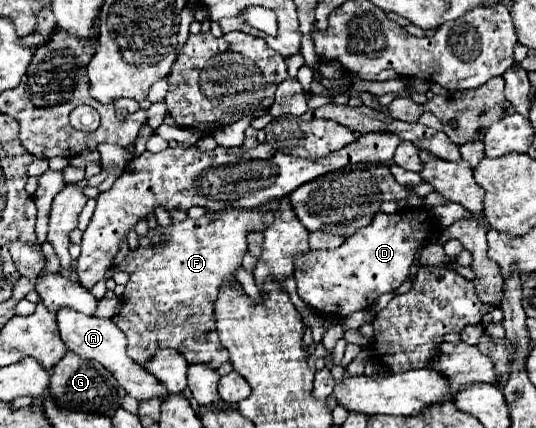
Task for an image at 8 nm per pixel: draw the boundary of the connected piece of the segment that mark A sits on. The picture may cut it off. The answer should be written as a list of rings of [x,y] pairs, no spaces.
[[[59,310],[57,326],[59,326],[59,332],[61,332],[61,340],[65,342],[65,346],[71,352],[81,356],[83,360],[97,360],[99,364],[103,364],[117,378],[117,382],[127,390],[127,394],[131,394],[133,398],[149,400],[149,398],[157,396],[157,398],[165,400],[169,396],[163,382],[159,382],[153,374],[143,370],[141,364],[127,358],[127,338],[117,328],[117,324],[113,320],[97,318],[97,316],[83,316],[75,310],[73,312],[71,310]]]

